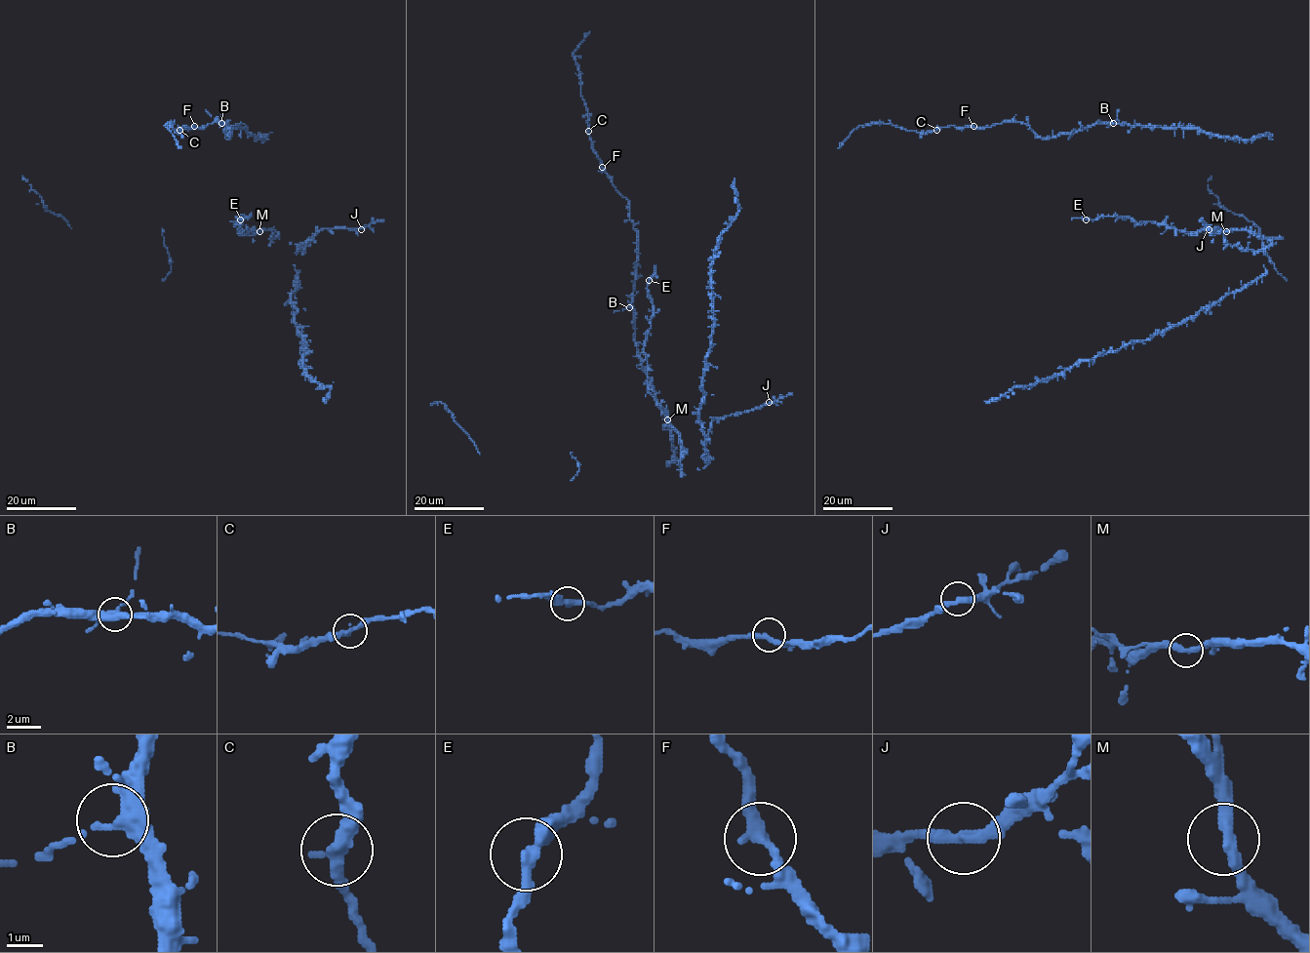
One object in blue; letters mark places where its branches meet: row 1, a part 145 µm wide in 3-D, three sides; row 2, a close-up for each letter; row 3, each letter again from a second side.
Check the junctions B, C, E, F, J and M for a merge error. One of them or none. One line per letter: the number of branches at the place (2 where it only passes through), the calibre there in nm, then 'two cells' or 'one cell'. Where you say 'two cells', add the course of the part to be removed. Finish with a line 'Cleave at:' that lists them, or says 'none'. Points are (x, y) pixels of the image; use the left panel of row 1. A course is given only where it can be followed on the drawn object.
B: branches 2; calibre 380 nm; one cell
C: branches 2; calibre 340 nm; one cell
E: branches 2; calibre 360 nm; one cell
F: branches 2; calibre 320 nm; one cell
J: branches 2; calibre 340 nm; one cell
M: branches 2; calibre 320 nm; one cell
Cleave at: none

